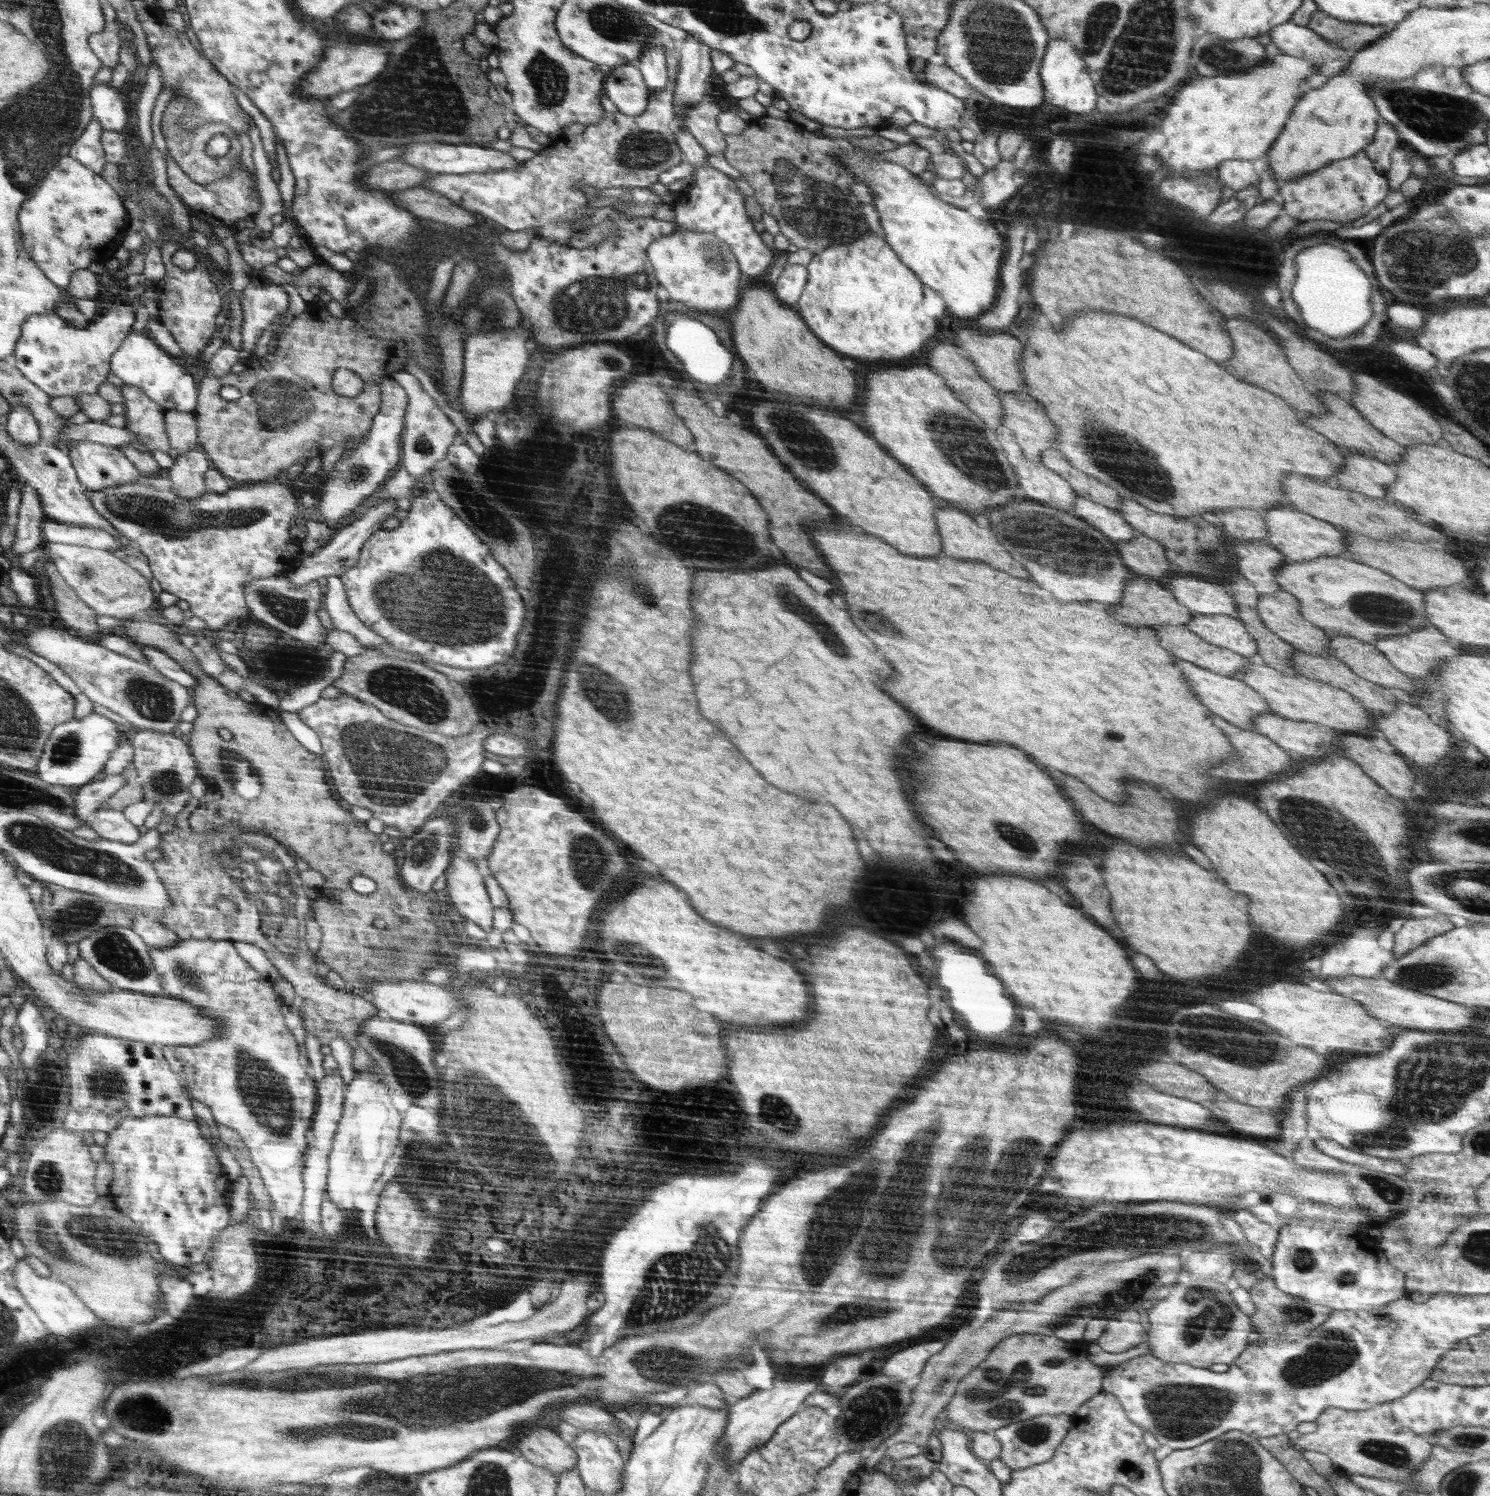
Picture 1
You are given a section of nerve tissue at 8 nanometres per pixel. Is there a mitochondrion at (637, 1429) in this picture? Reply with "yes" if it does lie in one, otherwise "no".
no

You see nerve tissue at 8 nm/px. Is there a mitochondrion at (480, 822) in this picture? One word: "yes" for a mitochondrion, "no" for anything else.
yes

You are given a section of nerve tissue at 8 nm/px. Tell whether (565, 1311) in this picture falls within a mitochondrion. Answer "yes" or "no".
yes

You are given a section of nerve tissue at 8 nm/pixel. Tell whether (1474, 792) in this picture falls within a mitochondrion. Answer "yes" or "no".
no

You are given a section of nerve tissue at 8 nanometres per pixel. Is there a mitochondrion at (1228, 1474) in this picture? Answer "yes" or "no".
yes

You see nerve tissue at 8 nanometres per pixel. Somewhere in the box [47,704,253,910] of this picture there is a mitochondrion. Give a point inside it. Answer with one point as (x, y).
(166, 786)

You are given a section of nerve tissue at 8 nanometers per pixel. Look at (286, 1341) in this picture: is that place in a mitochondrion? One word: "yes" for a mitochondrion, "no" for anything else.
no

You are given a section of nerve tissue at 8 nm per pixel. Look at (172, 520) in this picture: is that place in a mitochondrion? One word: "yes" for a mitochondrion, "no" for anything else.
yes

